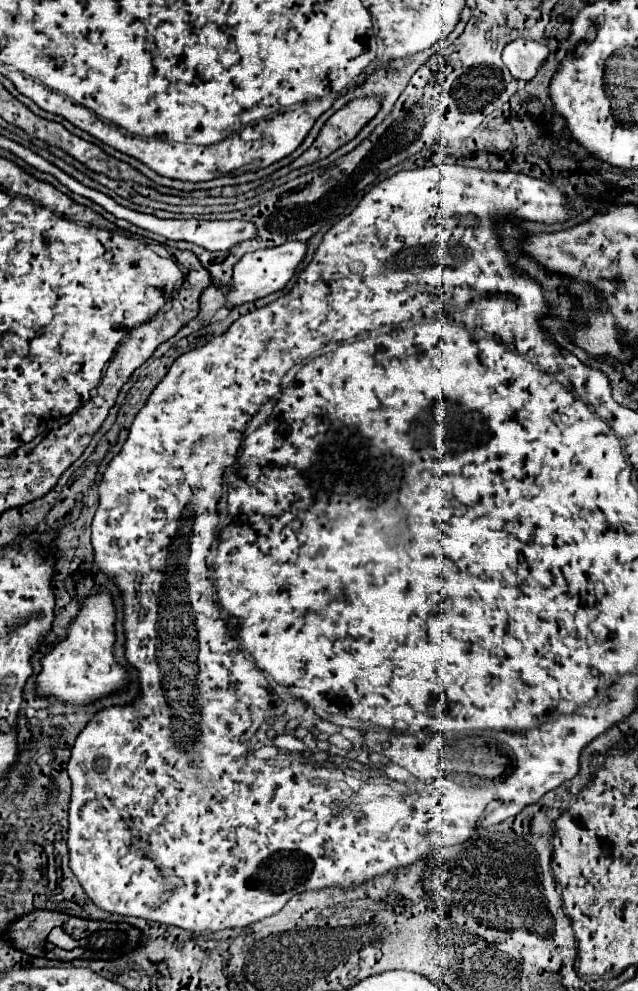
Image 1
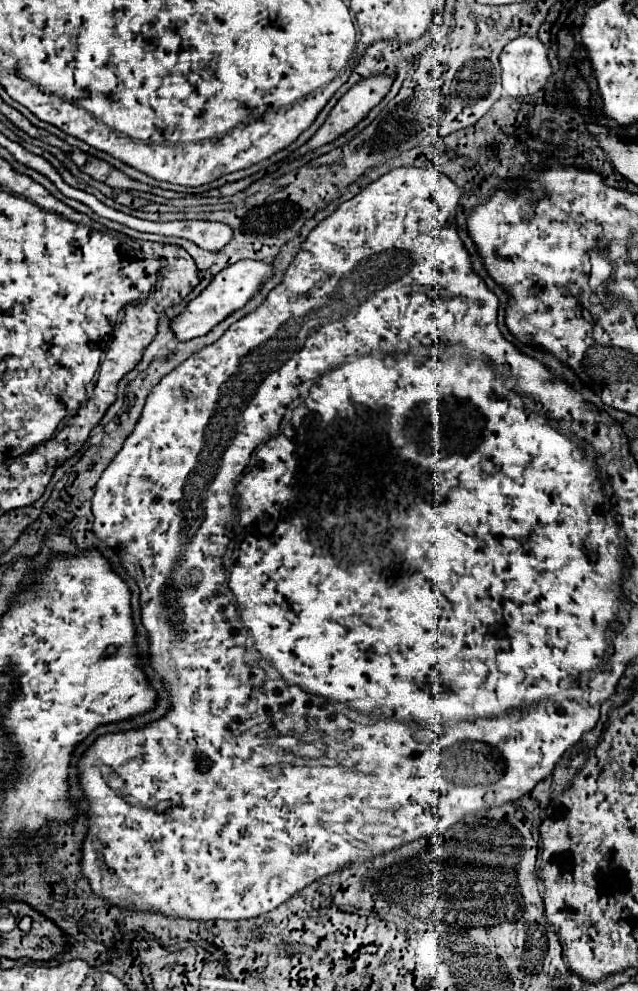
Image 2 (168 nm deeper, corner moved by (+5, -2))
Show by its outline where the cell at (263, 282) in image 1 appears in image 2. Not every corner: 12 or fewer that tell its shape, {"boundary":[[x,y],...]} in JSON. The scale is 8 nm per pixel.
{"boundary":[[241,260],[171,320],[179,342],[243,308],[273,266]]}

